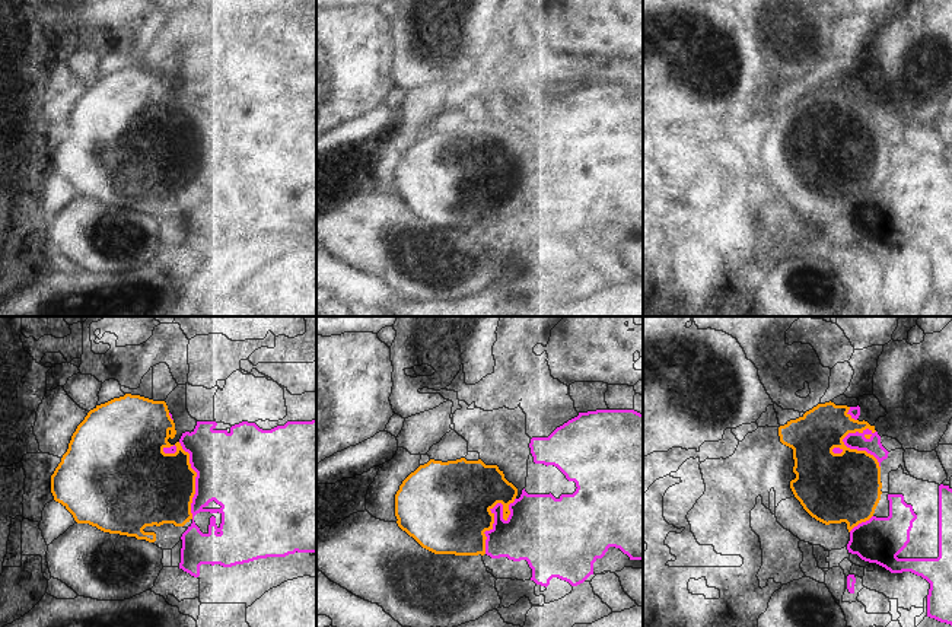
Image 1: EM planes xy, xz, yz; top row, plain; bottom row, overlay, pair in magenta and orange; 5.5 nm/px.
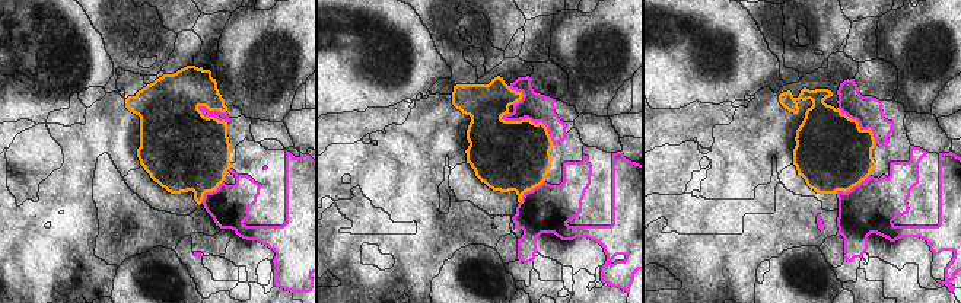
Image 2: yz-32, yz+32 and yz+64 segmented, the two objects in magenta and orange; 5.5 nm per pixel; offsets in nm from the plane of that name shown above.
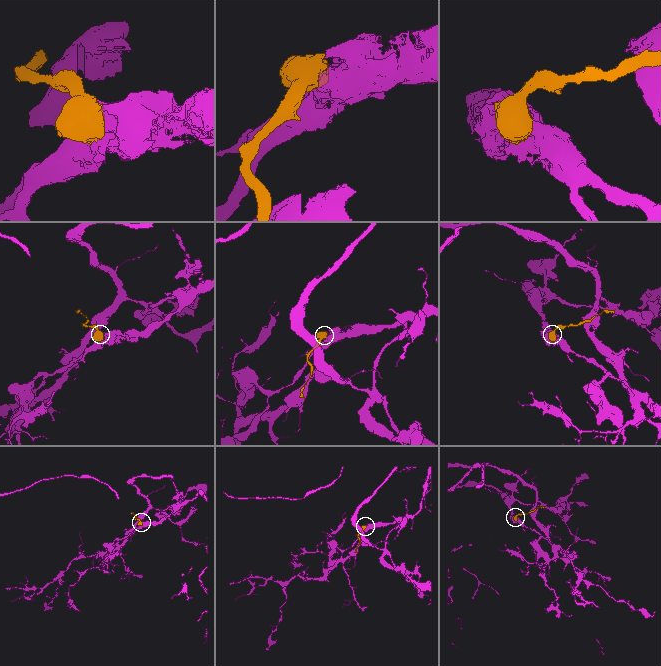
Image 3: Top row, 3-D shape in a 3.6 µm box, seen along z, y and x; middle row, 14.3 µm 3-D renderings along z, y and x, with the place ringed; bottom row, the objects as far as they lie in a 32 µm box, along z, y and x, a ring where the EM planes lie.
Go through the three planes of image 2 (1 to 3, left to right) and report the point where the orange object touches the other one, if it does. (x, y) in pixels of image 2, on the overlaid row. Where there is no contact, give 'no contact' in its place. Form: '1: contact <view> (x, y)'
1: contact yz-32 (212, 115)
2: contact yz+32 (532, 121)
3: contact yz+64 (861, 127)

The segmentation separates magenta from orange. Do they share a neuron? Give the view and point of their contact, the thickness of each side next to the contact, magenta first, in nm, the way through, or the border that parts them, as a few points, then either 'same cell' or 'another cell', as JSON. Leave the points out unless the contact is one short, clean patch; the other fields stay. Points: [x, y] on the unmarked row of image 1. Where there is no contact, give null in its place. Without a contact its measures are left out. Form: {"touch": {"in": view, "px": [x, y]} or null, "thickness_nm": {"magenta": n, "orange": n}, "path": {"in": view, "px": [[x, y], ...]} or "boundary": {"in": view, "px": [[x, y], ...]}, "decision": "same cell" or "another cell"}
{"touch": {"in": "xz", "px": [492, 182]}, "thickness_nm": {"magenta": 300, "orange": 480}, "decision": "another cell"}

